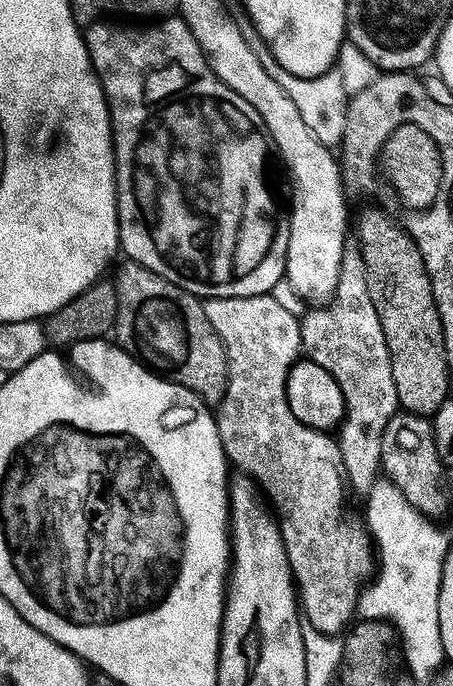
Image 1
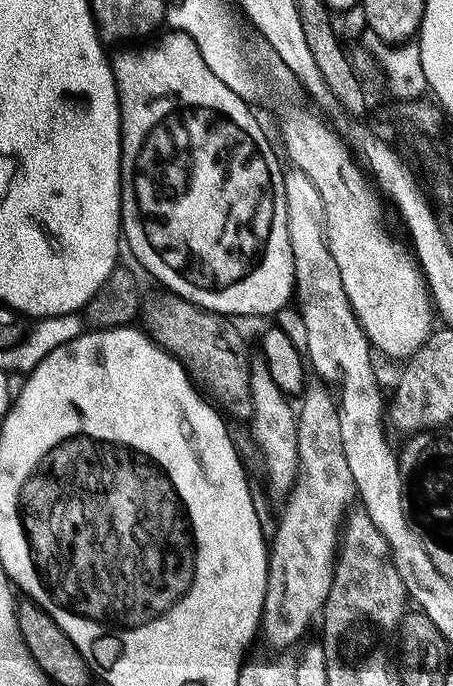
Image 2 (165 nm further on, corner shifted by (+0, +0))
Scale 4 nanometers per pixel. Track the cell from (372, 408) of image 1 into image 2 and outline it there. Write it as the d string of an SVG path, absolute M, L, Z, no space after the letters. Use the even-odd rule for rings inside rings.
M306 402L300 406L296 432L300 472L286 498L274 540L270 542L267 592L261 616L262 638L276 652L290 649L303 636L314 614L323 609L333 582L339 535L348 505L357 495L356 483L342 450L339 409L314 409Z

